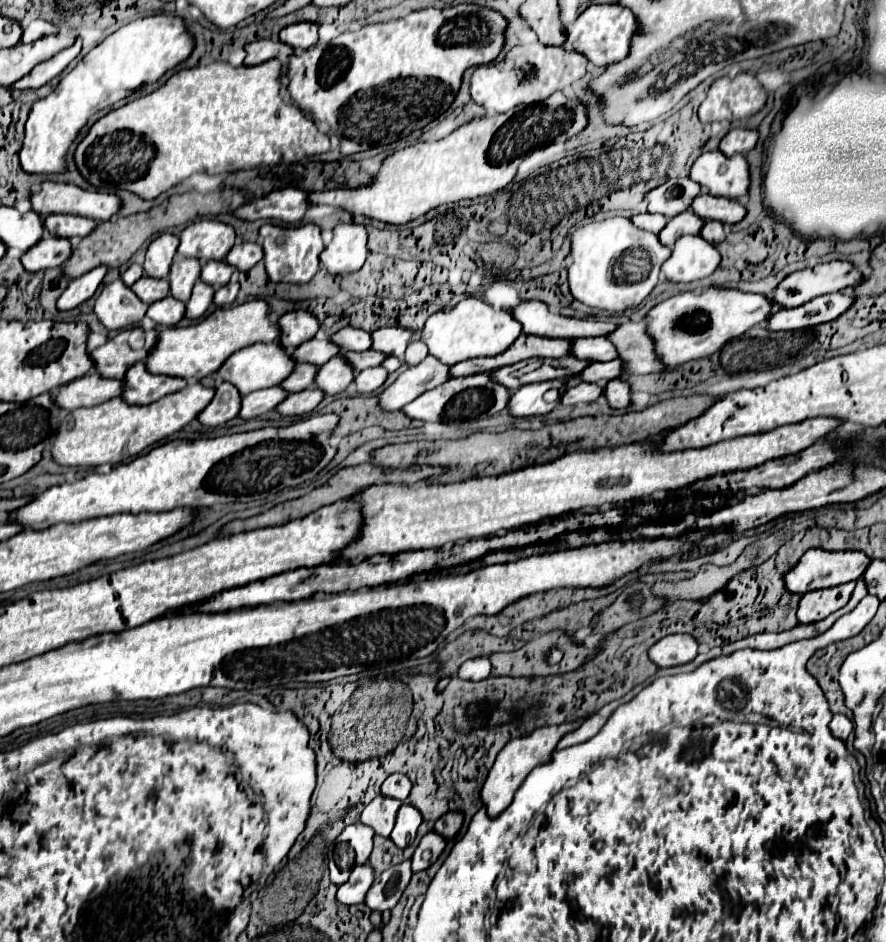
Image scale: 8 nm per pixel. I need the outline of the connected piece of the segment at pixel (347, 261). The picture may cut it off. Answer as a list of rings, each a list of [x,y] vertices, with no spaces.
[[[338,224],[332,242],[320,254],[322,266],[330,274],[350,274],[360,270],[368,256],[366,238],[368,234],[362,224]]]

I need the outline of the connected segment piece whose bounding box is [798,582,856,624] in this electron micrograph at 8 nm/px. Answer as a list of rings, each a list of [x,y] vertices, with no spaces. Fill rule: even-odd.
[[[848,582],[848,584],[840,584],[838,588],[824,588],[824,590],[814,590],[814,592],[804,594],[798,606],[800,624],[820,622],[832,612],[846,606],[846,602],[852,596],[854,586],[856,582]]]

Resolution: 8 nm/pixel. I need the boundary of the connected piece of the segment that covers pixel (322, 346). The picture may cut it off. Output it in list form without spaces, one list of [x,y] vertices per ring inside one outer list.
[[[312,338],[312,340],[304,342],[304,344],[300,344],[300,346],[294,350],[292,358],[298,360],[298,362],[310,362],[310,364],[322,366],[322,364],[326,364],[330,358],[334,358],[338,352],[340,352],[340,346],[334,344],[334,342],[330,342],[328,338],[324,338],[324,340]]]

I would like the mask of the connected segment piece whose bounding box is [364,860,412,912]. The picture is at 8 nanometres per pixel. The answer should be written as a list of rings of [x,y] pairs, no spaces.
[[[410,860],[384,870],[380,876],[374,878],[374,884],[370,886],[370,892],[366,894],[366,900],[364,900],[366,906],[372,912],[392,910],[398,904],[404,888],[408,886],[410,876],[412,876]]]

